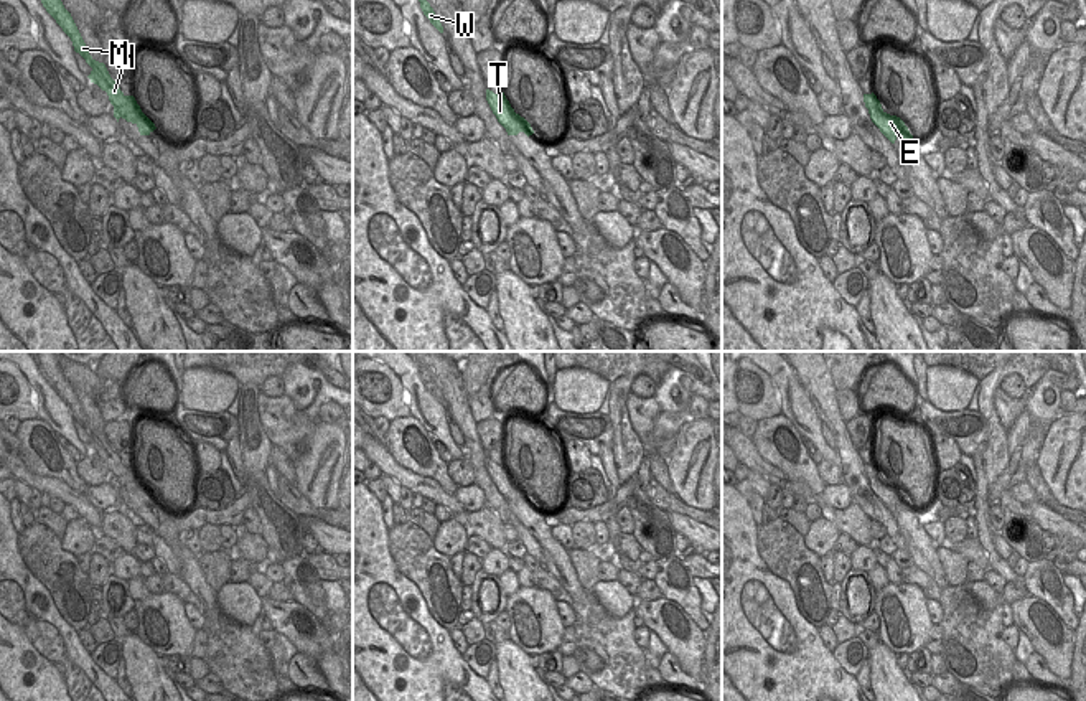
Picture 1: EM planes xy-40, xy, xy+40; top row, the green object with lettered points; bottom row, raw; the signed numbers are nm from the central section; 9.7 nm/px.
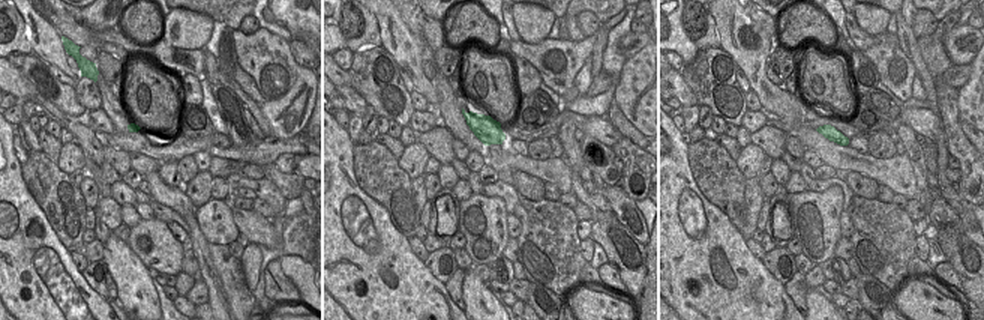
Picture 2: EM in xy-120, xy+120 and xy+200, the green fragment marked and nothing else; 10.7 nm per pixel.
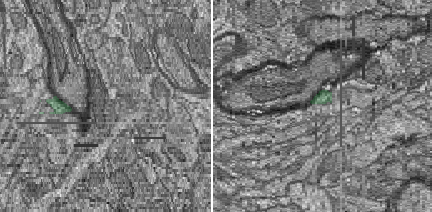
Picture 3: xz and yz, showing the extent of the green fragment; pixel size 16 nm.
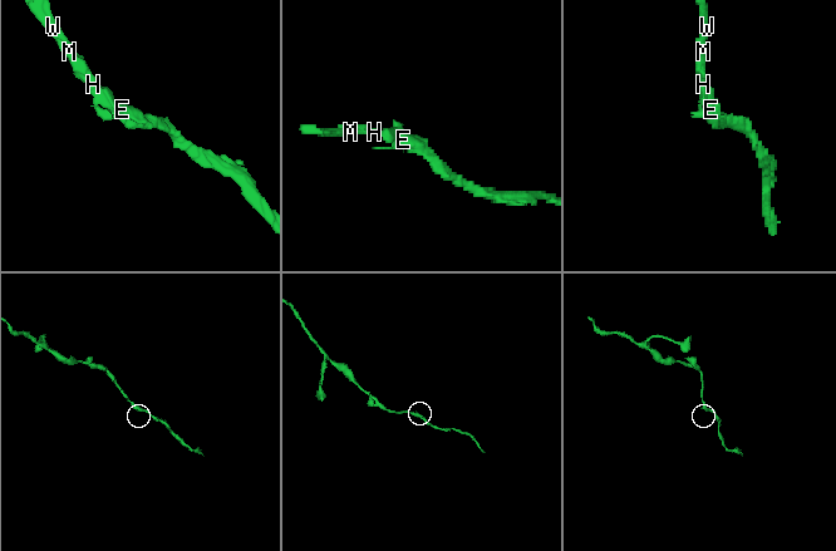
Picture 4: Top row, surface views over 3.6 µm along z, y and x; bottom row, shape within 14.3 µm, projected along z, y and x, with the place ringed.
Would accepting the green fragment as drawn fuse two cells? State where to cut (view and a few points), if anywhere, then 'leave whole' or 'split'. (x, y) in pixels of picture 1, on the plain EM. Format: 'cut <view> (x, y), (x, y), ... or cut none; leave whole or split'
cut none; leave whole

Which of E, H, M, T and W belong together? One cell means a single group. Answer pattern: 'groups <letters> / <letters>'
groups E H M T W

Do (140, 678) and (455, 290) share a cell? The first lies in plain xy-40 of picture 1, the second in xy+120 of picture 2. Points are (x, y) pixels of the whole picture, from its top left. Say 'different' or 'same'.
different

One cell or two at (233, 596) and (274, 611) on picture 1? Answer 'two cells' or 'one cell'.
two cells

